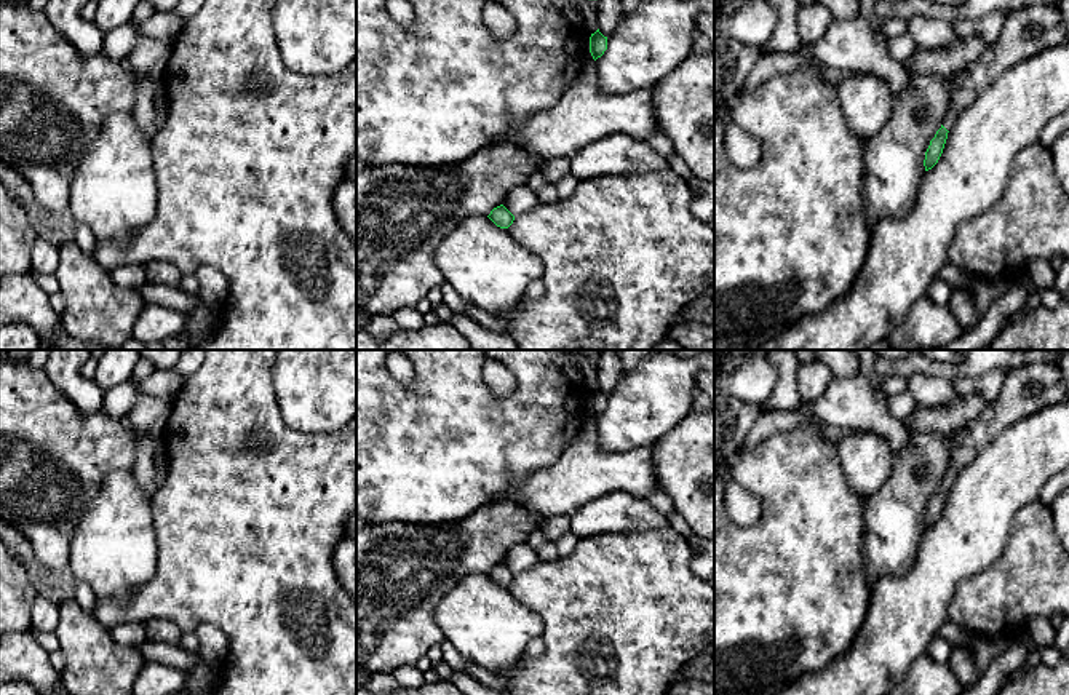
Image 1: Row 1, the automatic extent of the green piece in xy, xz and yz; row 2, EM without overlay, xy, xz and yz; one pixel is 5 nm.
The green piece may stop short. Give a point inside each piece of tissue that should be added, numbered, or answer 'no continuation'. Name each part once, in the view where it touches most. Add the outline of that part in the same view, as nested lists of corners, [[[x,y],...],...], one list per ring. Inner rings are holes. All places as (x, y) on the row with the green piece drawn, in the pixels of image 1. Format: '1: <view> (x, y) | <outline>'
1: yz (1034, 27) | [[[1031,3],[1008,11],[997,42],[952,77],[954,97],[943,126],[949,131],[957,117],[1005,70],[1066,40],[1066,24],[1058,6]]]

